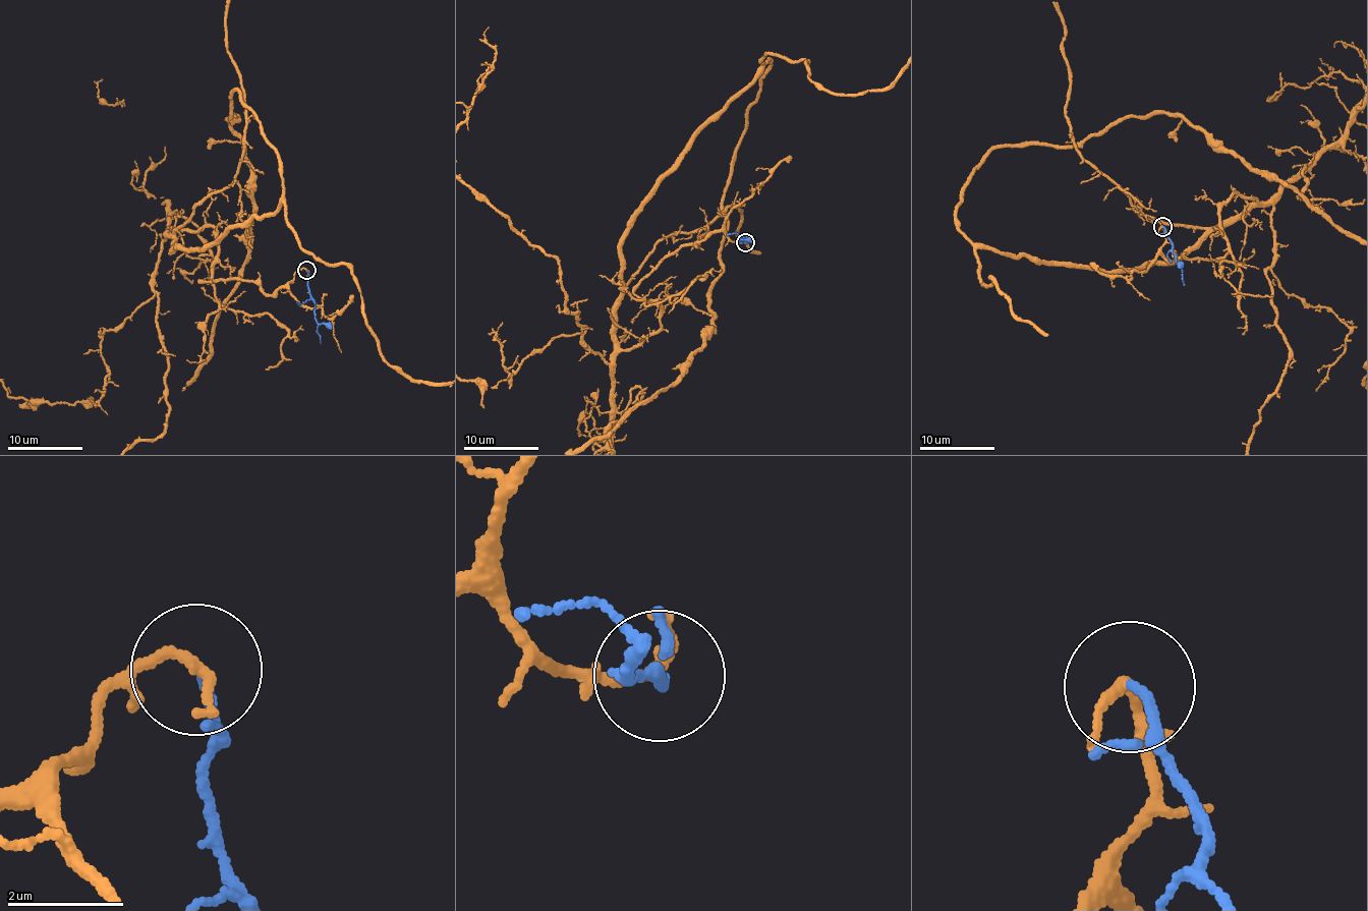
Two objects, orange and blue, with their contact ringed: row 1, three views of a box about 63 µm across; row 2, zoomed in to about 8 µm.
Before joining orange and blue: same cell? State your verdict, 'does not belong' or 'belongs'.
belongs

